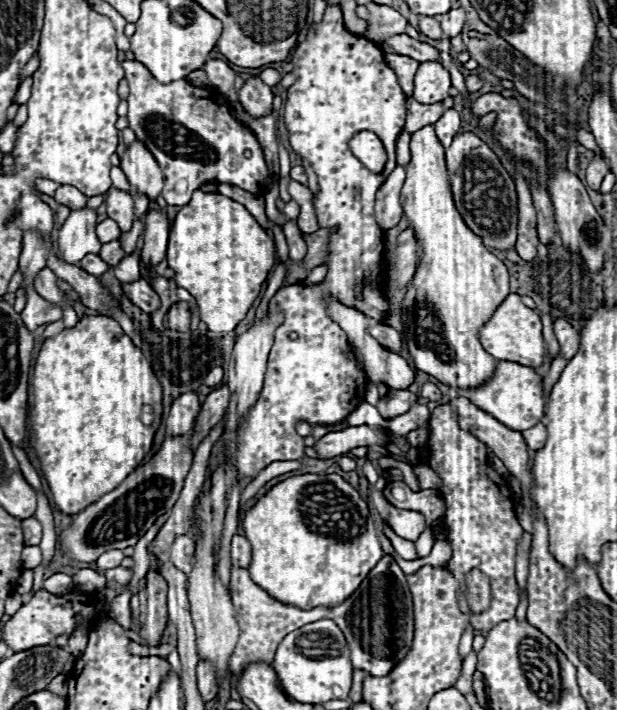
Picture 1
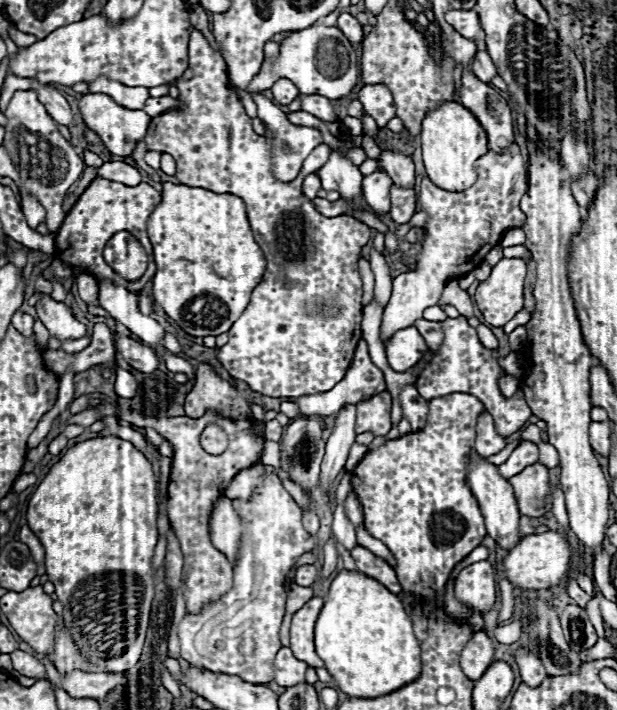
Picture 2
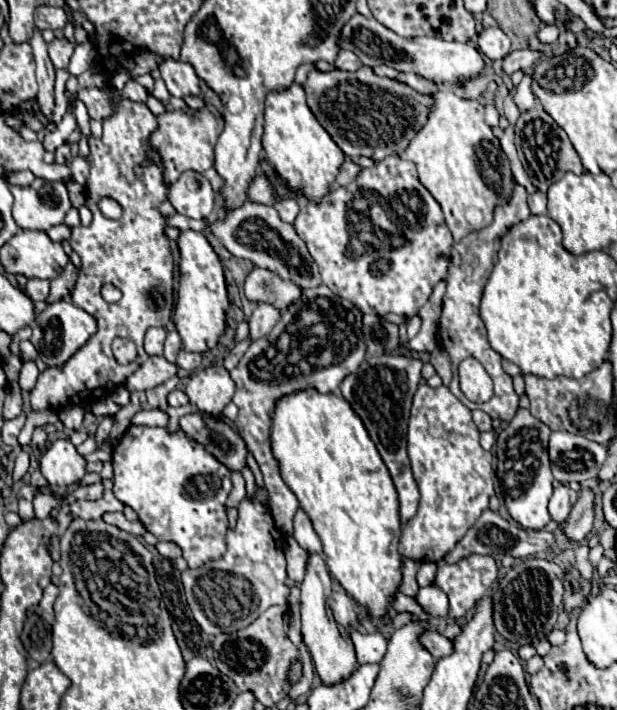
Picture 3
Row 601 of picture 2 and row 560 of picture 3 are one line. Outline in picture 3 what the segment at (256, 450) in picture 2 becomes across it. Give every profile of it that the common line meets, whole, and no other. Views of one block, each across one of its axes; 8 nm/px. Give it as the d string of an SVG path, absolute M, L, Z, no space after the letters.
M130 426L122 440L116 444L112 454L114 466L114 496L130 506L140 522L152 532L160 542L174 542L182 548L182 556L190 568L200 568L204 562L212 562L226 554L226 498L232 490L230 470L220 464L200 442L192 442L182 430L170 432L168 428L148 428L148 426Z

